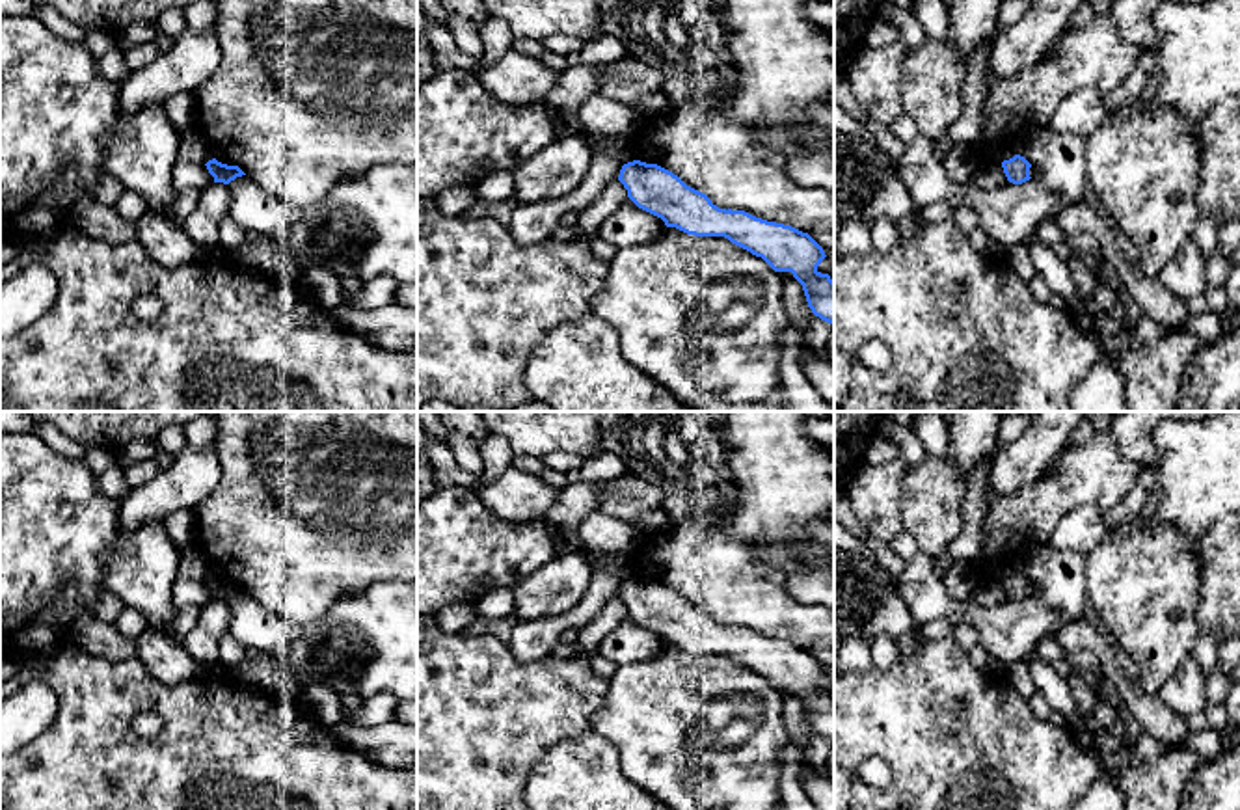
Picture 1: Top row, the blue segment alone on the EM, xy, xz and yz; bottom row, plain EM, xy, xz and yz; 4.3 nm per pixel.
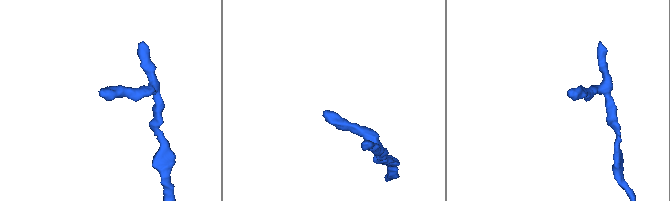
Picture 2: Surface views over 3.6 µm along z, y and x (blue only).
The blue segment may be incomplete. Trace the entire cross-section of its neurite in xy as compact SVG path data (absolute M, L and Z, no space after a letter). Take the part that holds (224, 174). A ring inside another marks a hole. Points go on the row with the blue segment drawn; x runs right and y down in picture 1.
M216 158L209 160L205 166L209 173L214 177L214 182L229 184L236 177L246 175L238 166L227 166L218 162Z

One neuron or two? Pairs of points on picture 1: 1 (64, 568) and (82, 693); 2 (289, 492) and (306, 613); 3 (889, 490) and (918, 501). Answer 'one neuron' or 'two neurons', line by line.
1: two neurons
2: one neuron
3: two neurons

